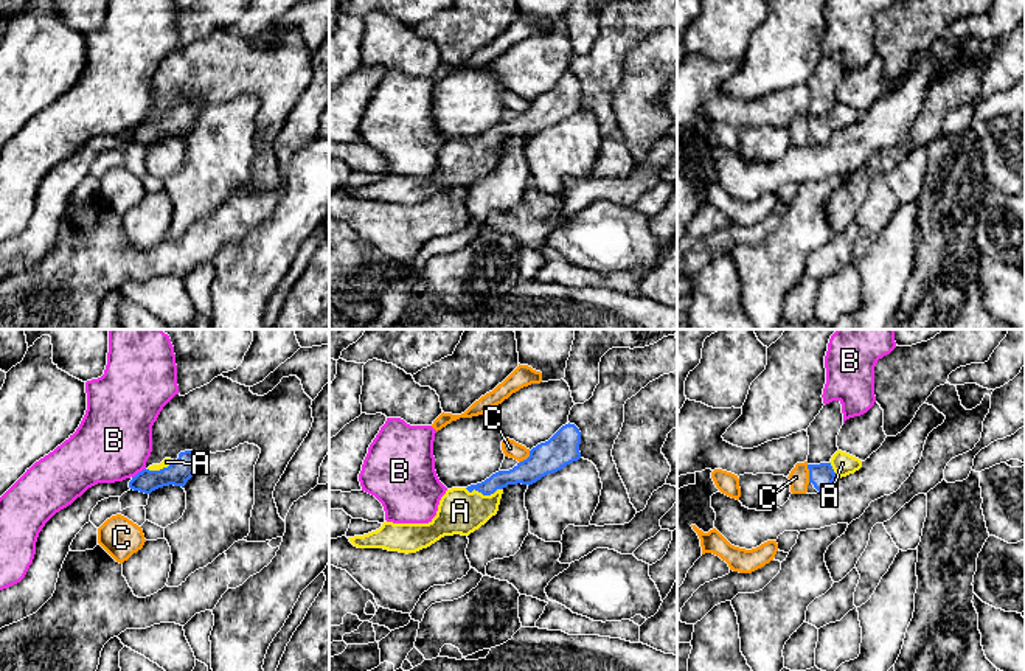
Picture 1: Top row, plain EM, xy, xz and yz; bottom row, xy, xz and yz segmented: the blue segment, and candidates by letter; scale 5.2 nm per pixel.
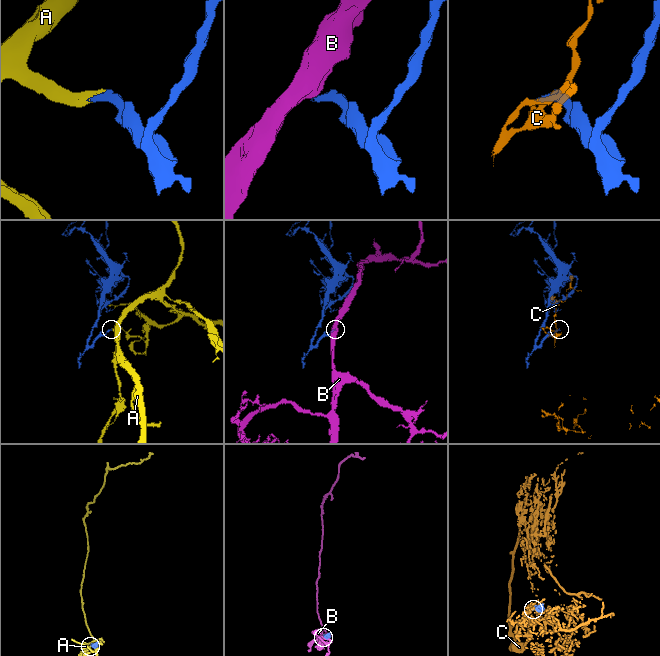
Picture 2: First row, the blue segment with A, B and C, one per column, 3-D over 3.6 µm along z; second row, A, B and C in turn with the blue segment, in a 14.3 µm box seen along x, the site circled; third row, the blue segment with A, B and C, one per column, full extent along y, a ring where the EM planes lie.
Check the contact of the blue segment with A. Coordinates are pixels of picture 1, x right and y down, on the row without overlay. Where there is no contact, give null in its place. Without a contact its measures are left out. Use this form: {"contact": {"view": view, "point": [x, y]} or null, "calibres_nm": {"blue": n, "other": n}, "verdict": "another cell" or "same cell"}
{"contact": {"view": "xz", "point": [483, 146]}, "calibres_nm": {"blue": 120, "other": 220}, "verdict": "same cell"}

